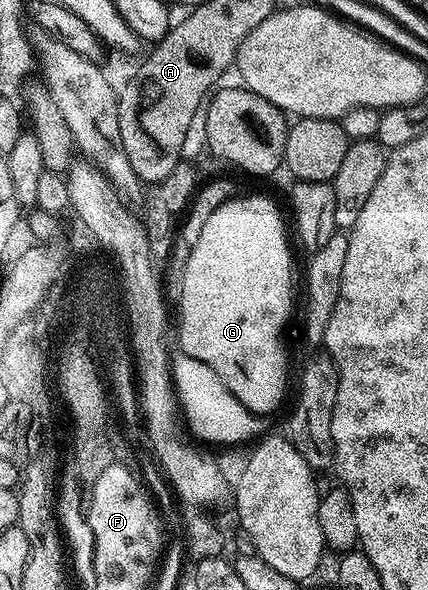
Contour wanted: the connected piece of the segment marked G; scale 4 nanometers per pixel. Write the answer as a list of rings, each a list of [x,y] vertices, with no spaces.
[[[238,195],[229,200],[211,218],[207,218],[207,226],[203,226],[203,234],[199,234],[199,242],[188,249],[184,261],[185,273],[180,299],[185,308],[185,348],[193,352],[193,356],[201,356],[204,364],[213,364],[219,376],[225,376],[225,384],[249,404],[249,408],[269,408],[276,413],[280,409],[281,399],[285,396],[285,348],[281,345],[281,331],[289,320],[289,311],[293,308],[293,260],[289,257],[289,240],[285,237],[285,224],[281,221],[281,212],[265,196]]]

